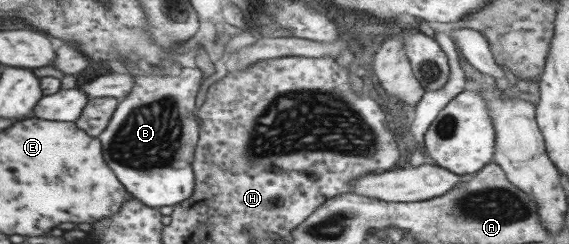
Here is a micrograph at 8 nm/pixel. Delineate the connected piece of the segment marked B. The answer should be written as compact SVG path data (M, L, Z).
M180 68L173 76L155 76L146 72L136 73L133 77L132 93L122 100L114 113L106 131L99 135L103 142L104 158L112 165L114 173L131 193L130 197L151 208L175 206L180 201L187 200L194 191L195 177L192 177L190 161L196 141L199 141L199 131L194 121L194 97L200 85L198 68Z

